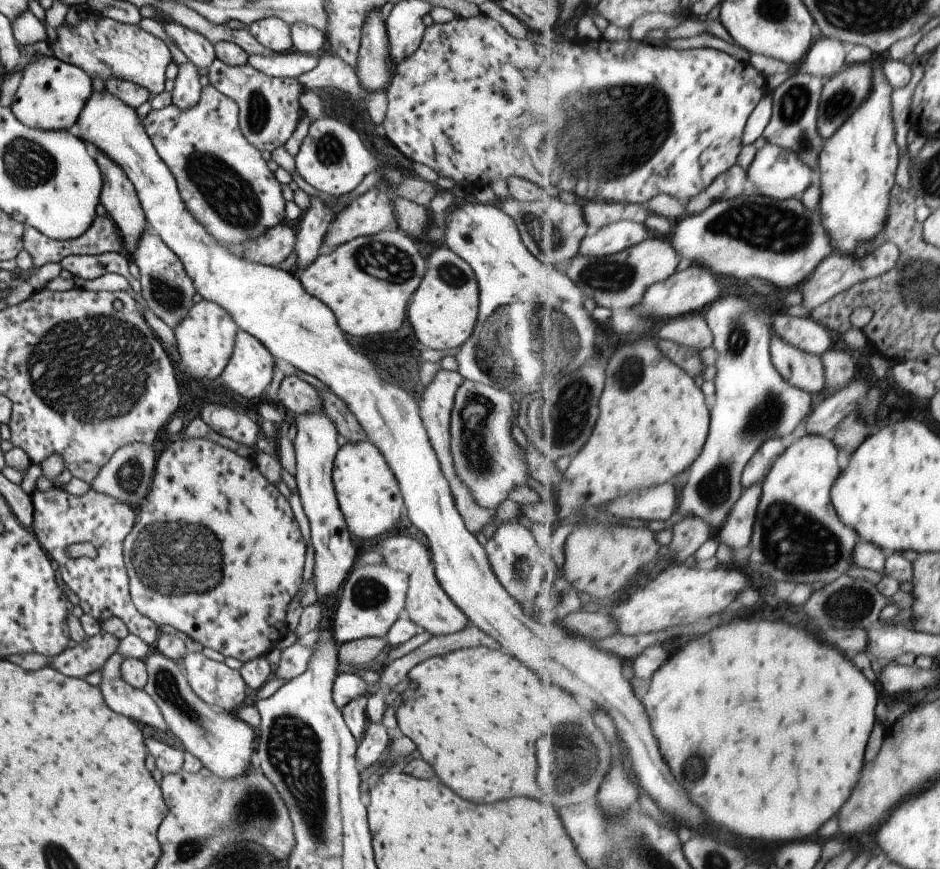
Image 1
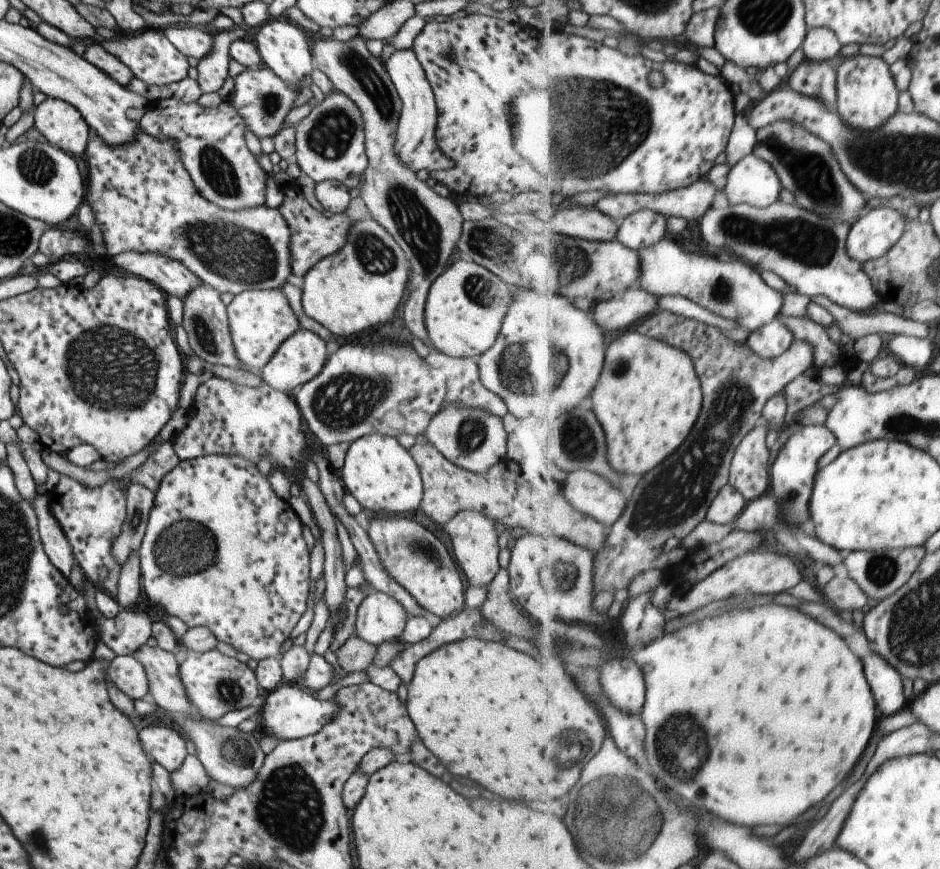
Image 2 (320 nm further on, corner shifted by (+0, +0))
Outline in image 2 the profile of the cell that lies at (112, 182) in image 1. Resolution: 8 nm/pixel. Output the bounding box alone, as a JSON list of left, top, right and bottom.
[110,251,203,300]

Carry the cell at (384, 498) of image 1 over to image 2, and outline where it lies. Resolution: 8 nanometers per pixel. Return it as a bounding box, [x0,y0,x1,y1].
[338,433,422,514]

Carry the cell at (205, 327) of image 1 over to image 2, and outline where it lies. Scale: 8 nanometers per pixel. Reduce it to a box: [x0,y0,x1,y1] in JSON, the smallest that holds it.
[226,288,300,370]

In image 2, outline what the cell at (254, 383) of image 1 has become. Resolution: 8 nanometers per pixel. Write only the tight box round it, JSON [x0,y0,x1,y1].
[259,328,326,394]

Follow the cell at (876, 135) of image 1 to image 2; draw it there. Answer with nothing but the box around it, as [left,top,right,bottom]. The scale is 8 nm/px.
[837,54,900,130]

